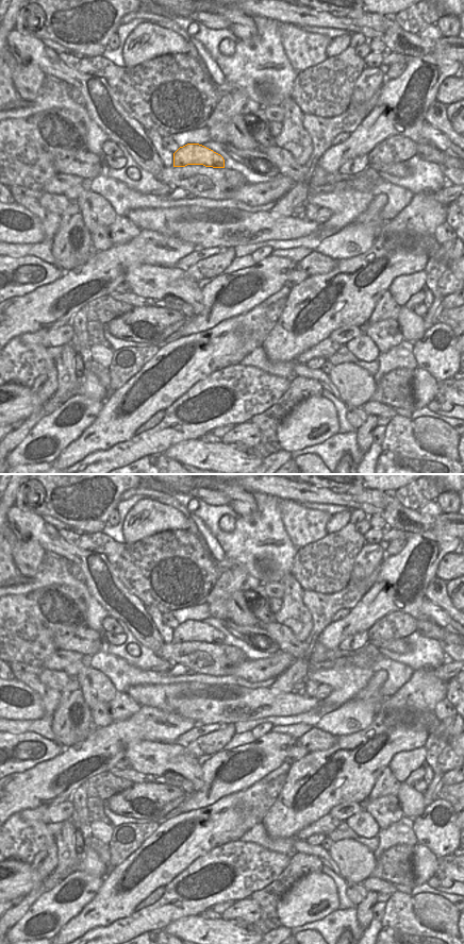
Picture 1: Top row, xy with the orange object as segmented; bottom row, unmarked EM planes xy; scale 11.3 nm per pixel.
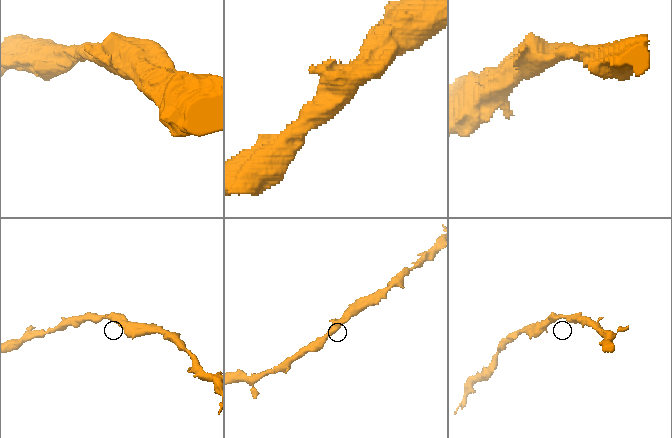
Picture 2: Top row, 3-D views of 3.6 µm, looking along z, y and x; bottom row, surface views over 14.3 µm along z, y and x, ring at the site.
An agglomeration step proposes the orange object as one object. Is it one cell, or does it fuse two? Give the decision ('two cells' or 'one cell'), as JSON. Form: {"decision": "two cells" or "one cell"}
{"decision": "one cell"}

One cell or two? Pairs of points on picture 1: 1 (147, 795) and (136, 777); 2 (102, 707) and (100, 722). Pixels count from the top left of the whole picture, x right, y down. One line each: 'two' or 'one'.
1: two
2: one

